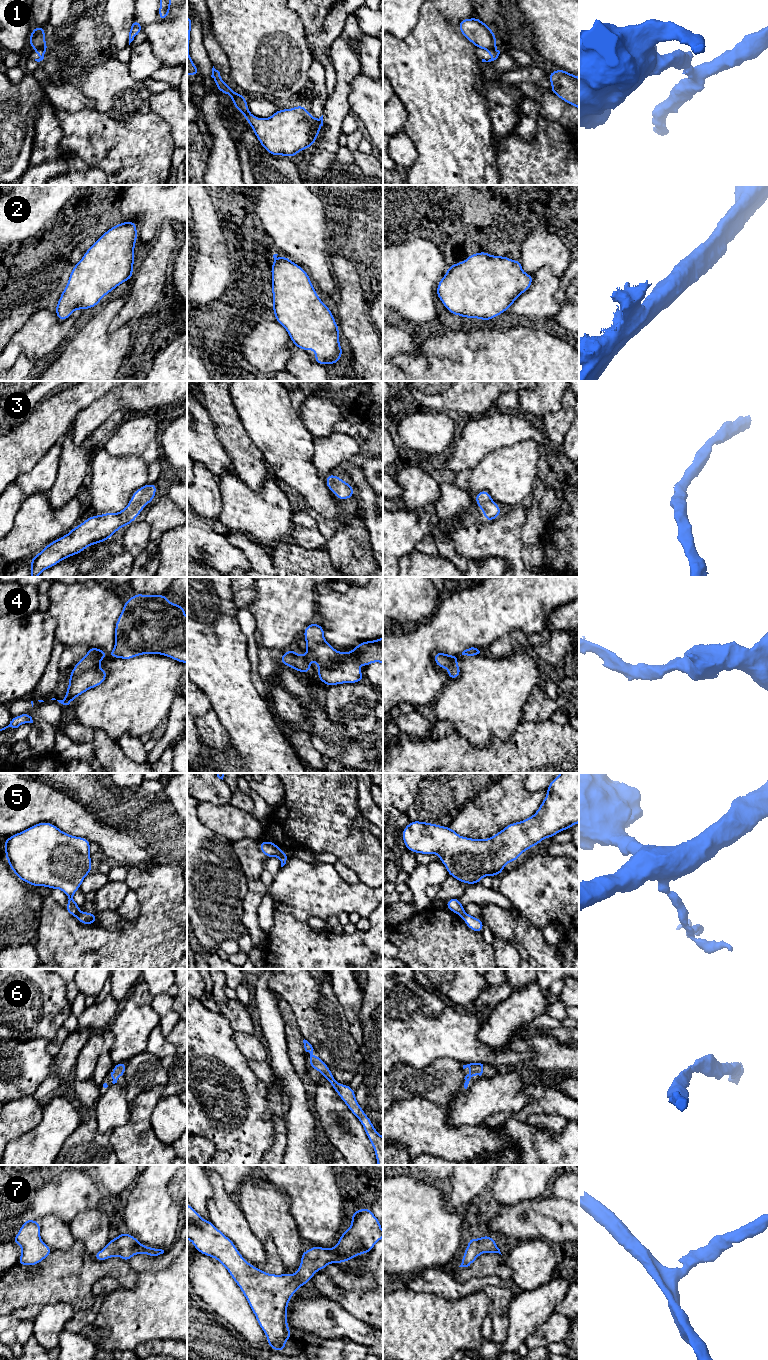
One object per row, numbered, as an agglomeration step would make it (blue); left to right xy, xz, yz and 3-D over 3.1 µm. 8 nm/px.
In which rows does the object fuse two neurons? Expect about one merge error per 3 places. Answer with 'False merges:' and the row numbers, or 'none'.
False merges: 1, 5

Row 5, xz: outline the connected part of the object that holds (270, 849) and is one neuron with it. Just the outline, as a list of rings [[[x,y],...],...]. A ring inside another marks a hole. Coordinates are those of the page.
[[[261,841],[259,843],[260,851],[268,858],[277,856],[281,848],[278,847],[274,842],[271,841]]]

